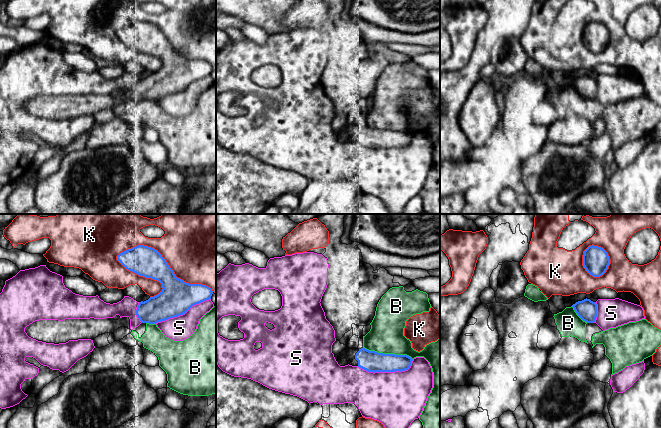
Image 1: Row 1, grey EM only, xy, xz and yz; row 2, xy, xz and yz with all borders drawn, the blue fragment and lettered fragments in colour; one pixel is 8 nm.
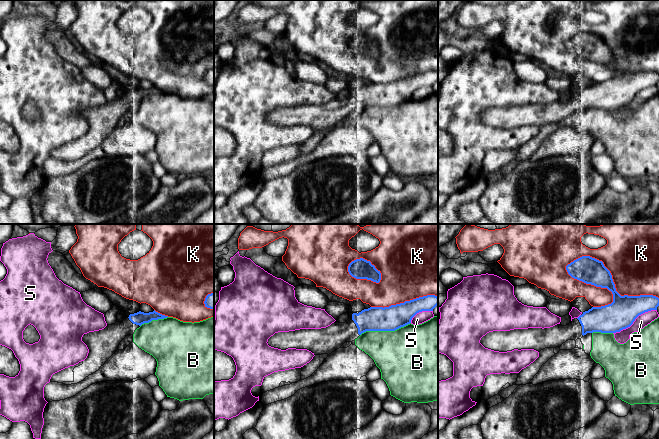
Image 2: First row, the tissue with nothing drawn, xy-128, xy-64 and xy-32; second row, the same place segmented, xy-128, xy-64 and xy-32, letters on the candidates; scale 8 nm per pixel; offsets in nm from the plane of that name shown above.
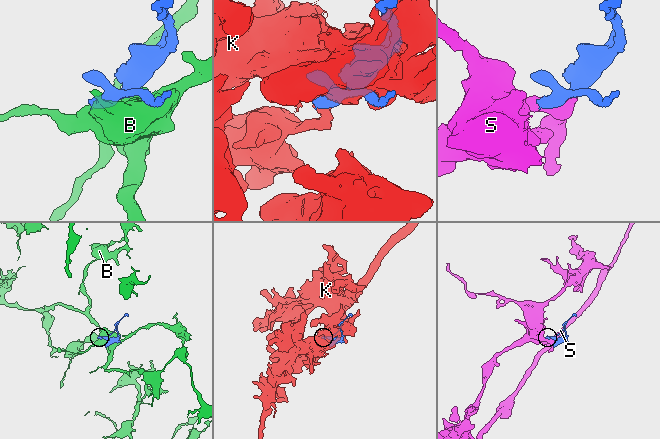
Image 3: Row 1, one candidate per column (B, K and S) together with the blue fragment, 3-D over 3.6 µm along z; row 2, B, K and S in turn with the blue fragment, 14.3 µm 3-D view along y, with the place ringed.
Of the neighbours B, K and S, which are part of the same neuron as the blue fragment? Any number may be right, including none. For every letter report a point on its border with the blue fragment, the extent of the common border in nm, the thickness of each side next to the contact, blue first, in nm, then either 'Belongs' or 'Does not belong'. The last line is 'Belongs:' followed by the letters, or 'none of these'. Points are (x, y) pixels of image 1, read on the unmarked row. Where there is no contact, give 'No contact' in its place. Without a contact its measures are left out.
B: Touches blue at xz (388, 130). Shared border 420 nm. Thickness 170 nm (blue) against 280 nm. Does not belong
K: Touches blue at xy (166, 38). Shared border 800 nm. Thickness 240 nm (blue) against 460 nm. Does not belong
S: Touches blue at xz (387, 147). Shared border 460 nm. Thickness 170 nm (blue) against 440 nm. Does not belong
Belongs: none of these

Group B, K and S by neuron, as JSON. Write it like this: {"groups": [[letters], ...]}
{"groups": [["B"], ["K"], ["S"]]}

